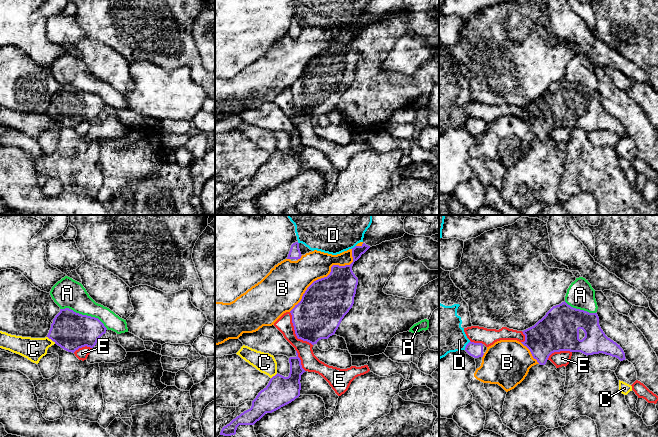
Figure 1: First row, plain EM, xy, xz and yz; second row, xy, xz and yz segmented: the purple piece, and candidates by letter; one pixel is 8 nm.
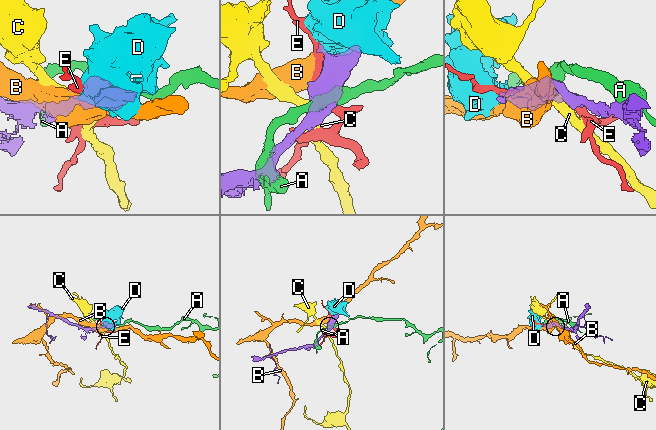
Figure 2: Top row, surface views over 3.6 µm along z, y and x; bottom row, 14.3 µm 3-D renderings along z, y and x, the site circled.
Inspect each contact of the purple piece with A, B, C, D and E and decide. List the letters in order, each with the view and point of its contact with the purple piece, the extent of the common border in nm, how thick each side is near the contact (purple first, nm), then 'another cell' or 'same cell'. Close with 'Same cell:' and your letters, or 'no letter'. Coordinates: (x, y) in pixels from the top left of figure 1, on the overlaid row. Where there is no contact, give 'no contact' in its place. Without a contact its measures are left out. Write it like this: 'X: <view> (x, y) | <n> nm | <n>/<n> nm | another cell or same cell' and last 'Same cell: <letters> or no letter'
A: xy (84, 315) | 420 nm | 300/240 nm | another cell
B: xz (327, 276) | 700 nm | 380/260 nm | another cell
C: xz (275, 375) | 70 nm | 240/160 nm | another cell
D: yz (466, 345) | 90 nm | 120/360 nm | another cell
E: xz (295, 332) | 320 nm | 380/130 nm | another cell
Same cell: no letter

